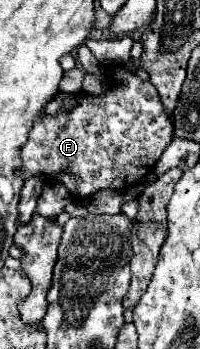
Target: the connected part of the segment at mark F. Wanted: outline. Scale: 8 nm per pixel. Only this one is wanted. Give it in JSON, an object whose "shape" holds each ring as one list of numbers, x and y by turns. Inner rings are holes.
{"shape":[[112,66,108,68,114,88,106,90,104,94,92,96,92,94,78,94,76,106,58,116,46,116,42,114,40,122,30,130,30,138,24,148,20,148,22,166,16,170,20,178,32,178,32,176,46,176,52,178,68,188,68,192,76,198,88,198,96,194,98,190,124,190,138,182,142,182,150,172,140,170,152,170,154,164,160,160,160,154,172,142,174,138,174,126,170,116,164,110,164,104,160,102,160,96,156,94,156,88,148,80,140,80,136,72,128,70,126,66]]}

